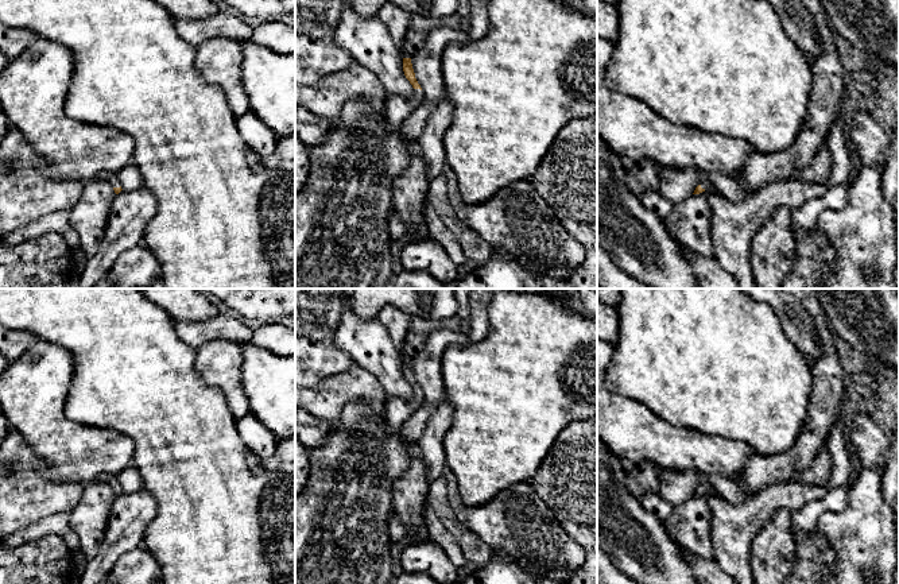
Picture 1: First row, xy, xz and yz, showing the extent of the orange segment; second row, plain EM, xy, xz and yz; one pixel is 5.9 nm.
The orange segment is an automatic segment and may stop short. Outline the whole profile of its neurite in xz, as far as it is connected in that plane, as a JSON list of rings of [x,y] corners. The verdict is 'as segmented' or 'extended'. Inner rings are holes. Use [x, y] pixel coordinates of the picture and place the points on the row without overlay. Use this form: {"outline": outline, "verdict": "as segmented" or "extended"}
{"outline": [[[403,360],[403,374],[406,380],[414,390],[411,399],[388,398],[384,409],[384,418],[388,432],[395,432],[402,428],[404,421],[423,403],[423,394],[415,380],[411,360]]], "verdict": "extended"}

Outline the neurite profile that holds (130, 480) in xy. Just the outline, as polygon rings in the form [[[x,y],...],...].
[[[132,465],[124,468],[116,475],[123,492],[132,494],[143,490],[142,476]]]

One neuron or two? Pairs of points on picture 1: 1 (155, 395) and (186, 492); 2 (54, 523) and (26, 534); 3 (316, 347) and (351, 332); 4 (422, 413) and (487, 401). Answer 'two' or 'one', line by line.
1: one
2: one
3: two
4: two

